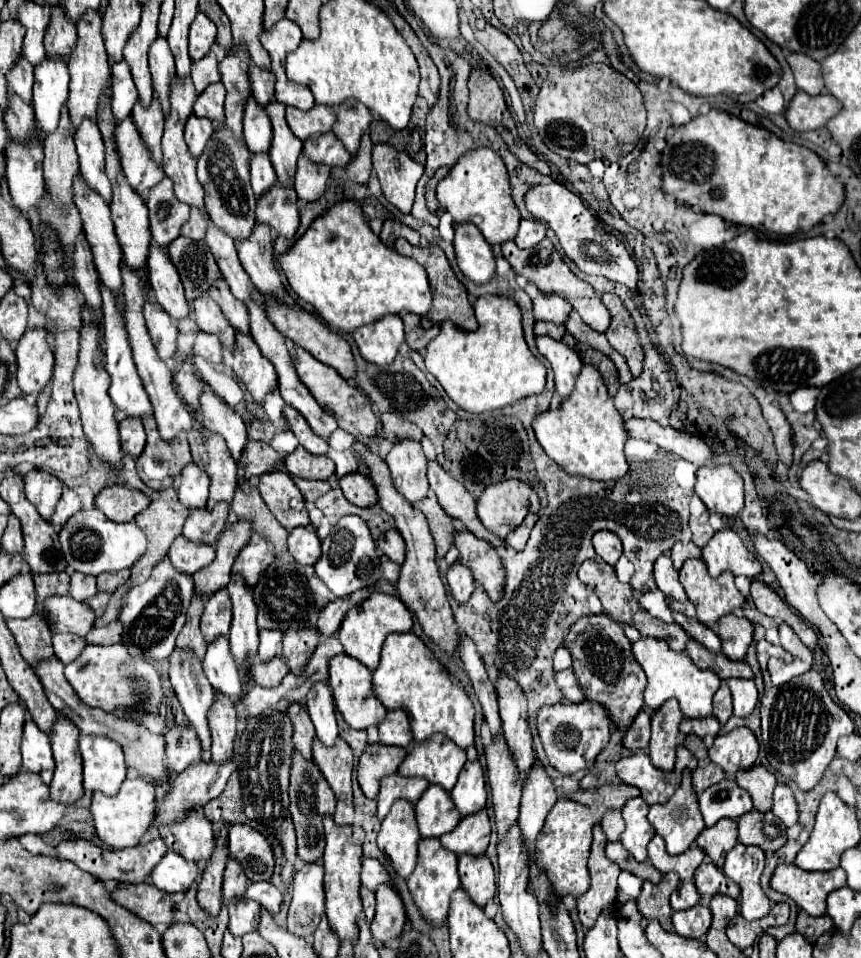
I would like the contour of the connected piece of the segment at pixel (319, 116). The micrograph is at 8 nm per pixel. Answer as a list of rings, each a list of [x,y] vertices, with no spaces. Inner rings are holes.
[[[315,105],[309,111],[297,111],[295,107],[287,107],[287,123],[289,129],[301,139],[307,141],[311,135],[329,133],[335,125],[335,111],[325,105]]]

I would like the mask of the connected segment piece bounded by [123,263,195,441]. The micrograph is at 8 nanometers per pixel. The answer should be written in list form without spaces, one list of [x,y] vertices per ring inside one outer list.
[[[123,263],[123,293],[125,293],[125,299],[127,299],[127,321],[125,321],[125,327],[127,327],[127,333],[129,333],[129,343],[131,343],[131,349],[133,349],[133,361],[137,365],[137,373],[141,377],[141,381],[145,381],[145,391],[149,395],[149,401],[155,409],[155,419],[157,419],[157,429],[159,429],[159,435],[163,437],[163,441],[173,441],[179,433],[189,433],[195,425],[195,419],[193,415],[189,413],[189,409],[183,405],[181,397],[177,395],[175,387],[173,387],[173,375],[171,375],[171,369],[167,363],[163,363],[159,357],[157,357],[157,351],[155,347],[151,345],[151,339],[149,339],[149,333],[147,333],[147,327],[145,327],[145,319],[143,319],[143,285],[139,283],[139,277],[127,269],[127,265]]]

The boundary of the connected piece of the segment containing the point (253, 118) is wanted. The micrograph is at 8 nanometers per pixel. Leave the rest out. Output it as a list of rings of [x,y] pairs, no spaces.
[[[253,97],[247,101],[247,113],[243,117],[243,139],[253,155],[269,153],[271,149],[273,139],[271,121],[267,119],[265,109],[259,107]]]

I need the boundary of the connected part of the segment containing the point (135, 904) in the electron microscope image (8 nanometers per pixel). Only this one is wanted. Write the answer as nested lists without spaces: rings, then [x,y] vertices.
[[[121,885],[111,891],[111,897],[115,899],[115,903],[129,909],[153,927],[167,927],[173,923],[173,903],[169,901],[169,895],[155,889],[153,885]]]

